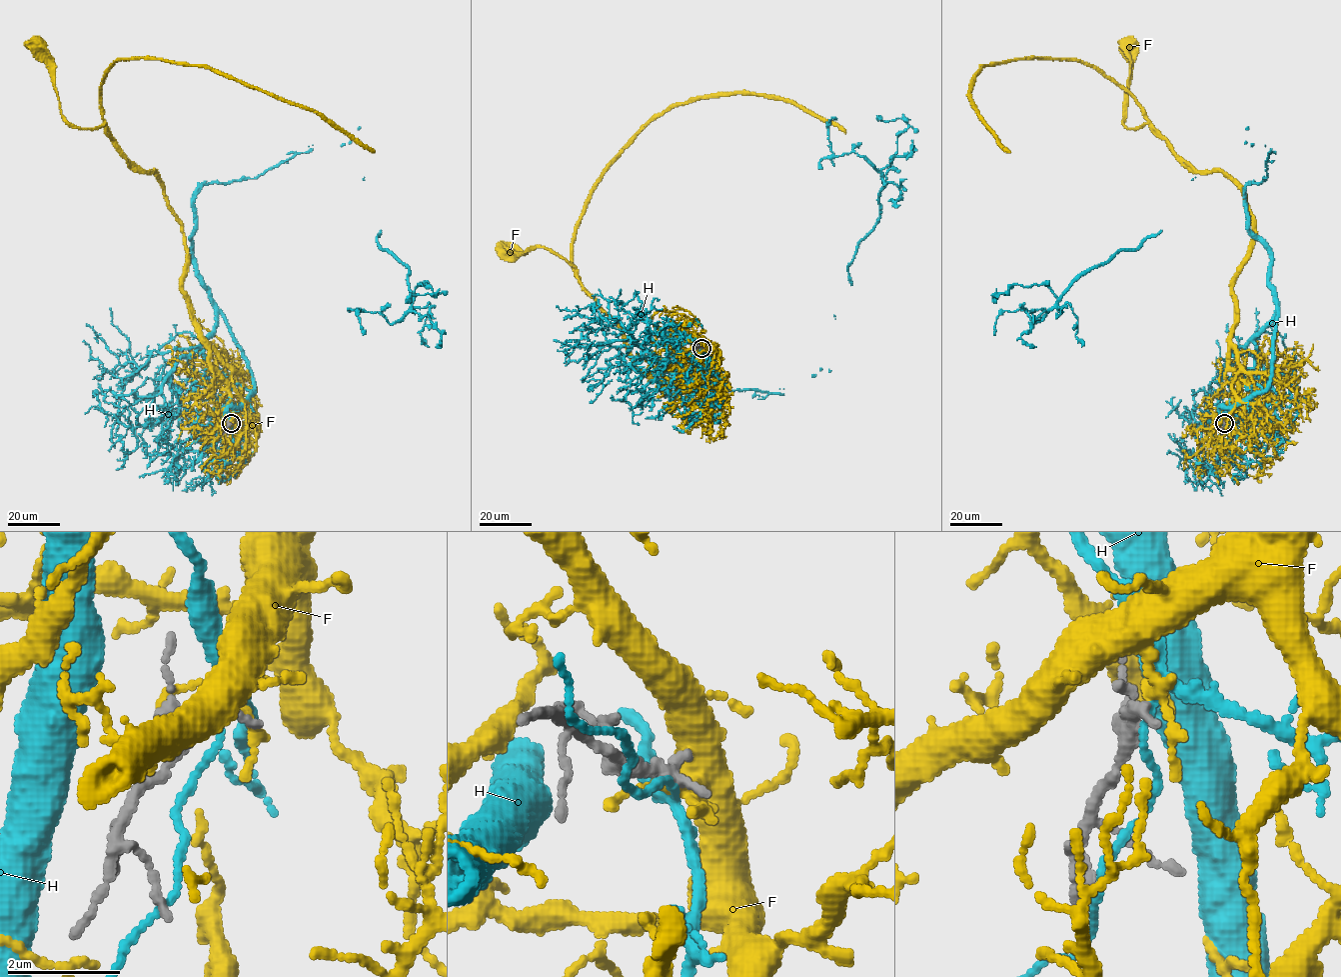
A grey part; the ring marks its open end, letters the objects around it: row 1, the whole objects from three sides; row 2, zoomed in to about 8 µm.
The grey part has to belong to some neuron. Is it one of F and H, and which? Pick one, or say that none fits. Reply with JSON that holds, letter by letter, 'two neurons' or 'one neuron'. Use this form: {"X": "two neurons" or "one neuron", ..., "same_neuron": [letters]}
{"F": "one neuron", "H": "two neurons", "same_neuron": ["F"]}

